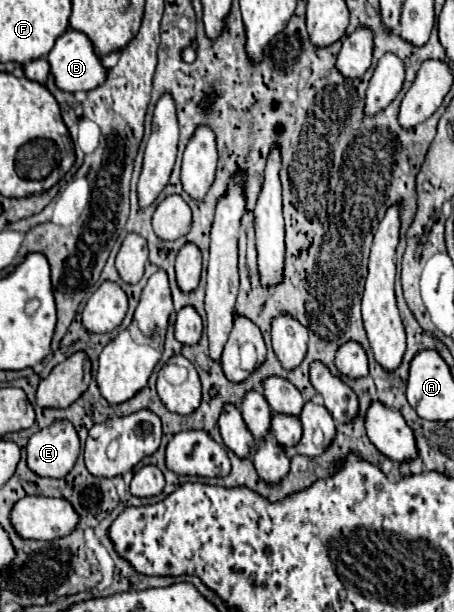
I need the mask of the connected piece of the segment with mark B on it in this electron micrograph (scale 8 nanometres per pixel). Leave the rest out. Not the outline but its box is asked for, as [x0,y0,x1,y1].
[46,28,106,92]

